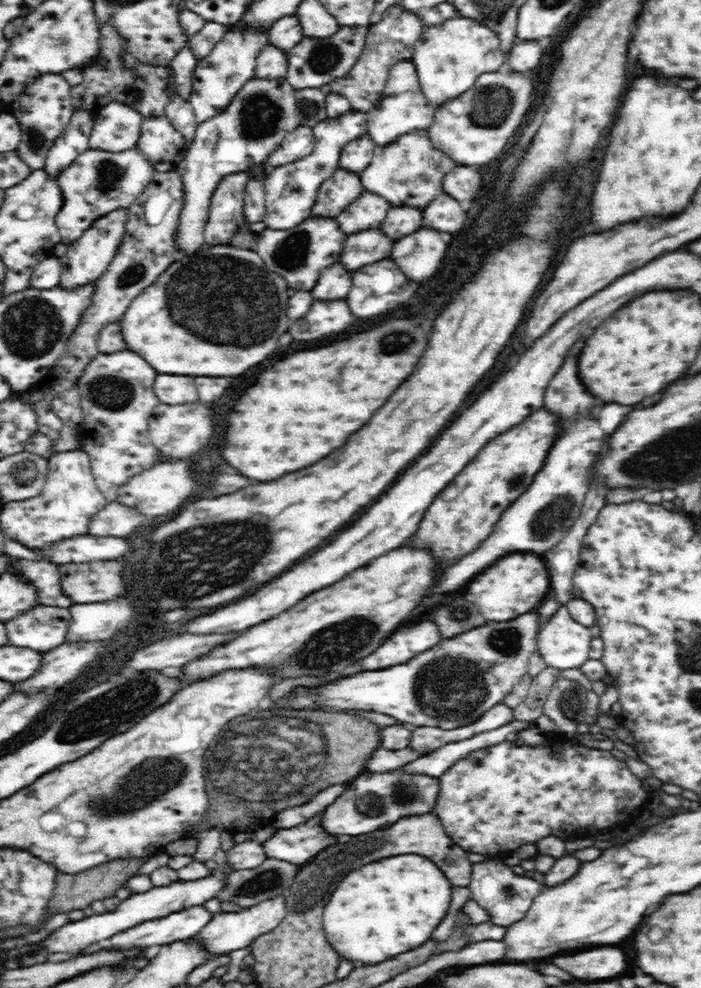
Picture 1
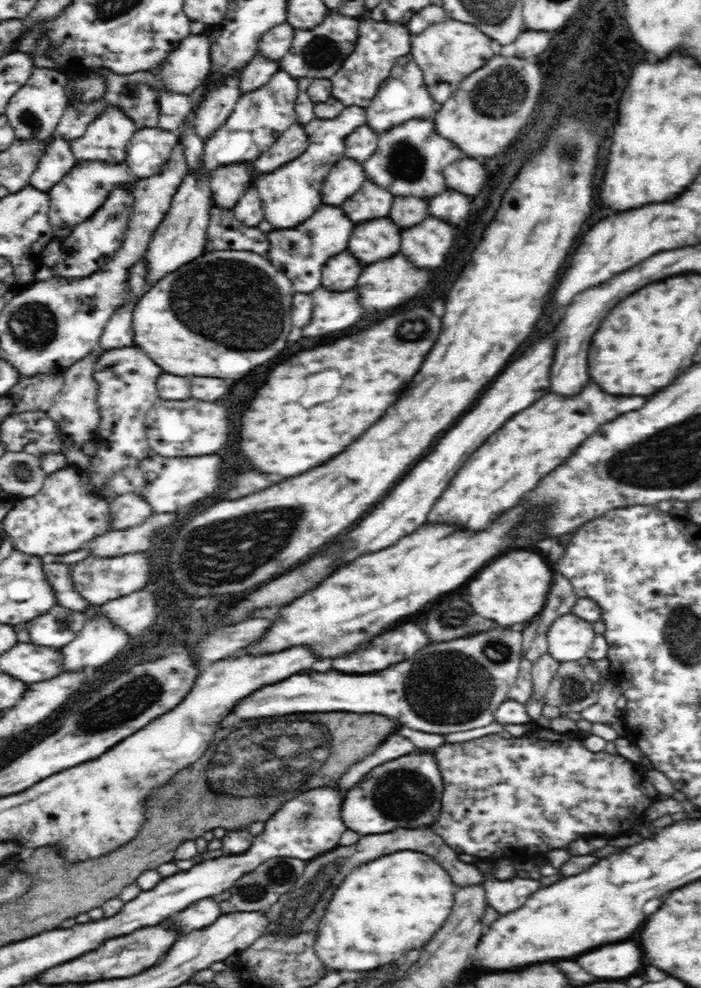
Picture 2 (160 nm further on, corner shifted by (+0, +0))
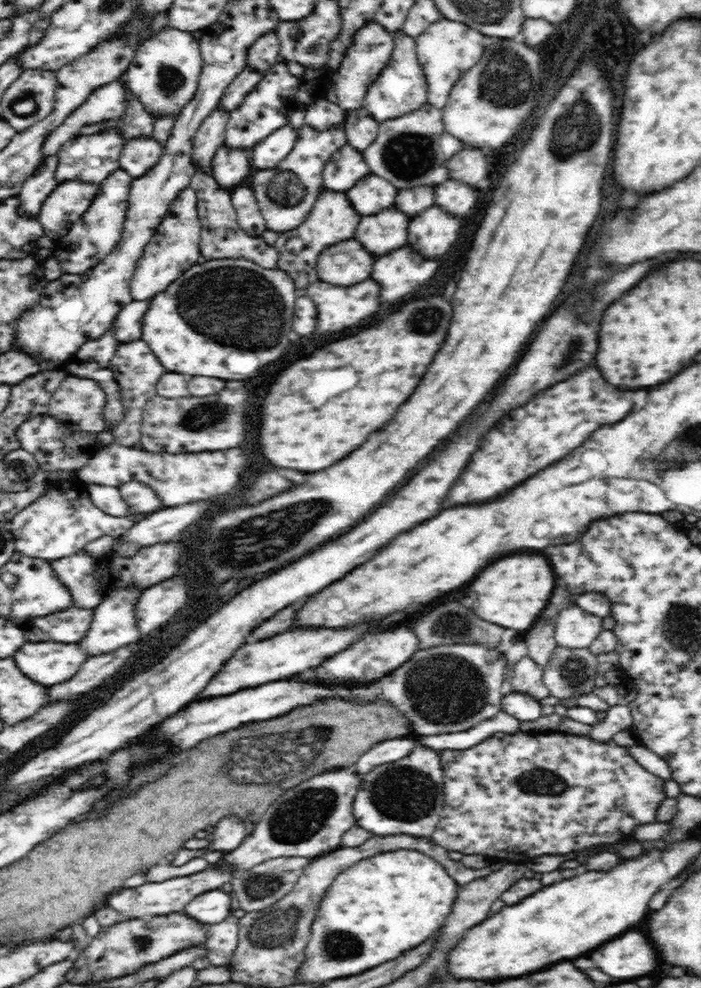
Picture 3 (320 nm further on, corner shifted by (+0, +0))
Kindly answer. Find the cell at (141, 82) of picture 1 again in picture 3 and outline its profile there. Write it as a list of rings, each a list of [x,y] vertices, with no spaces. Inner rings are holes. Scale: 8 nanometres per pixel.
[[[127,87],[126,101],[126,114],[116,124],[102,123],[94,126],[84,126],[80,130],[80,135],[89,136],[115,130],[124,139],[124,142],[132,139],[151,137],[155,120]]]

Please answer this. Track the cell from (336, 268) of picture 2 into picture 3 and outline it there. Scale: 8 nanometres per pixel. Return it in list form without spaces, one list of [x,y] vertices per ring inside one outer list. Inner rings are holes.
[[[346,240],[328,246],[322,256],[318,256],[318,276],[322,282],[336,286],[352,286],[372,276],[374,256],[358,244],[358,240]]]

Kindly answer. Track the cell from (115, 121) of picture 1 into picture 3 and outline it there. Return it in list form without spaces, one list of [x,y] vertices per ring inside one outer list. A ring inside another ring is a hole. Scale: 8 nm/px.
[[[102,132],[89,136],[80,135],[62,145],[57,153],[58,167],[54,170],[54,179],[57,184],[63,181],[79,180],[90,184],[99,184],[114,170],[120,169],[119,159],[124,146],[124,139],[118,132]]]

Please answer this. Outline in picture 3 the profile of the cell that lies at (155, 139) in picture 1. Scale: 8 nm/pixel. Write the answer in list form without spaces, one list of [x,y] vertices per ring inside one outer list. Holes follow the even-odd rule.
[[[152,137],[126,141],[119,159],[120,169],[134,179],[140,178],[158,163],[162,154],[162,145]]]

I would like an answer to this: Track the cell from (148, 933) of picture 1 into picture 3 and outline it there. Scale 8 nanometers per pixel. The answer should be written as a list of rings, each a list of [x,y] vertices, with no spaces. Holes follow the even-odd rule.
[[[216,888],[191,900],[185,906],[184,914],[202,924],[218,924],[234,911],[231,905],[233,900],[232,893]]]

